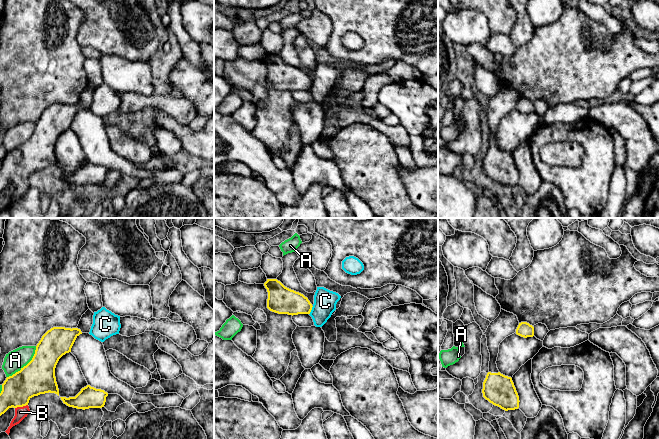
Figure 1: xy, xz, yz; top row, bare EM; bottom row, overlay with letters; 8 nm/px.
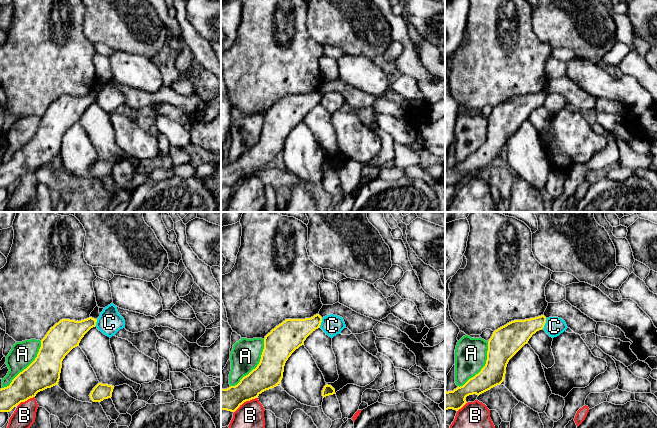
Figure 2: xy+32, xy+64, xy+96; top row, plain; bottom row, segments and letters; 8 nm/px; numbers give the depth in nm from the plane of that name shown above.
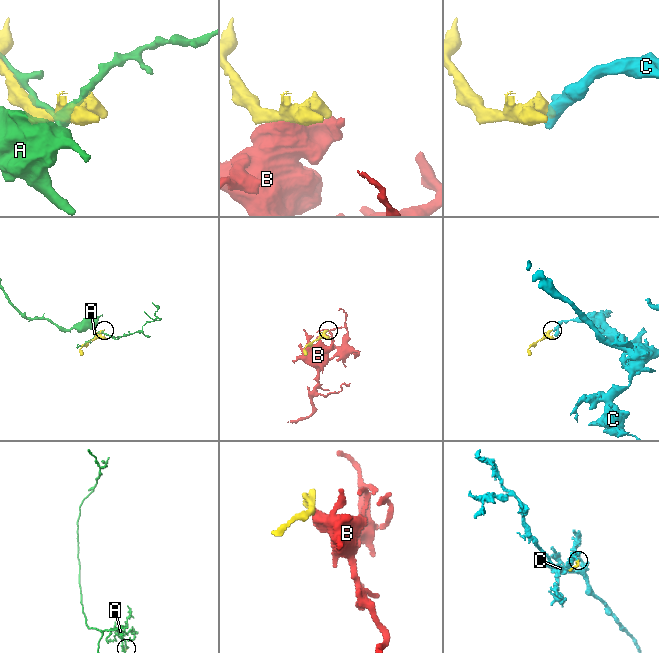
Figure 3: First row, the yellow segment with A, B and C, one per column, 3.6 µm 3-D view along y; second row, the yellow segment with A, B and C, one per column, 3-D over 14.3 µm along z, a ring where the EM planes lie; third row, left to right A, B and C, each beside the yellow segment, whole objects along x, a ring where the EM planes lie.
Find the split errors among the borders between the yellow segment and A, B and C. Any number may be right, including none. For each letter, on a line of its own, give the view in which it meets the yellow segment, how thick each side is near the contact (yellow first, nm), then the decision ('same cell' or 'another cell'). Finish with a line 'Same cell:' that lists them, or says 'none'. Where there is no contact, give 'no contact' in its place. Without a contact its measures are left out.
A: meets yellow in xy; 280 nm thick on the yellow side, 160 nm on the other; another cell
B: meets yellow in xy; 260 nm thick on the yellow side, 100 nm on the other; same cell
C: meets yellow in xz; 220 nm thick on the yellow side, 180 nm on the other; another cell
Same cell: B

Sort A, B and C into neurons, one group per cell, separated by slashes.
A / B / C

